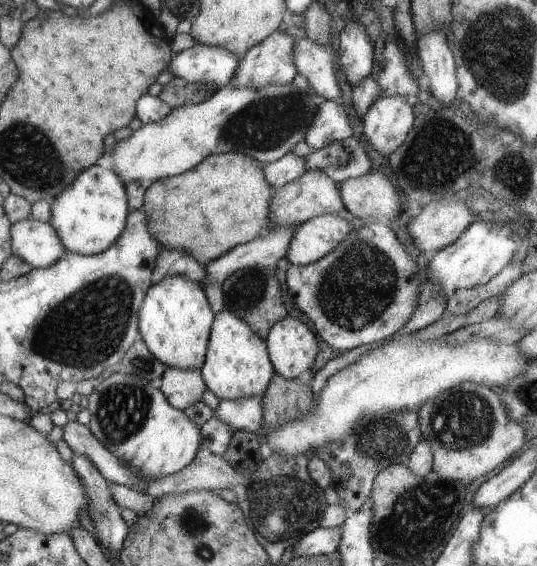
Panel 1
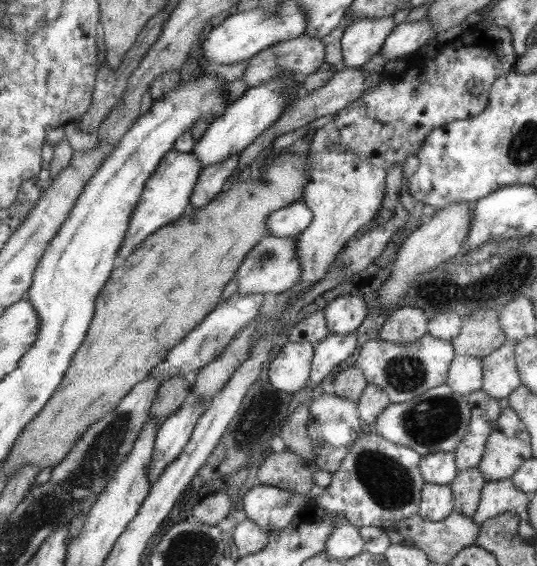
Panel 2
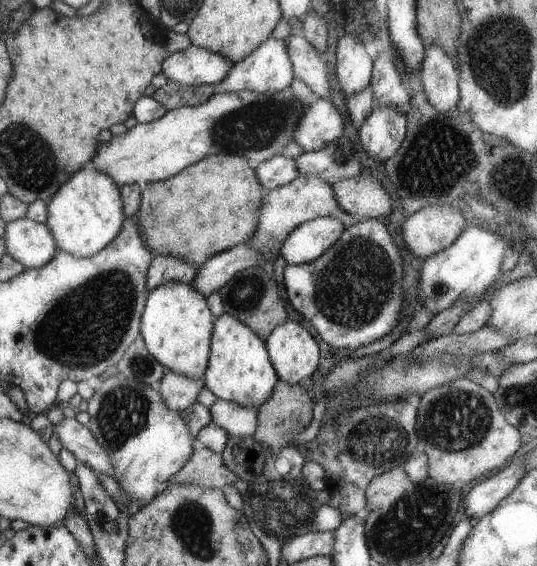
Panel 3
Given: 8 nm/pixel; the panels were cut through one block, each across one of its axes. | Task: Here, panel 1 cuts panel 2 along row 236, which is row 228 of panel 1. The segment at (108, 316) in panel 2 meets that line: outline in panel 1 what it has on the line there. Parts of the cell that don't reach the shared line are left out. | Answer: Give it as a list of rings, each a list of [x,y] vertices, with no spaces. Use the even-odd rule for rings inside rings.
[[[229,152],[207,156],[201,164],[189,168],[179,176],[147,184],[141,210],[145,212],[145,216],[149,216],[149,232],[161,244],[161,250],[185,252],[193,256],[193,260],[197,260],[201,266],[207,266],[211,260],[217,260],[231,248],[247,244],[263,234],[263,228],[271,220],[271,200],[273,188],[263,176],[263,166],[249,156]]]

